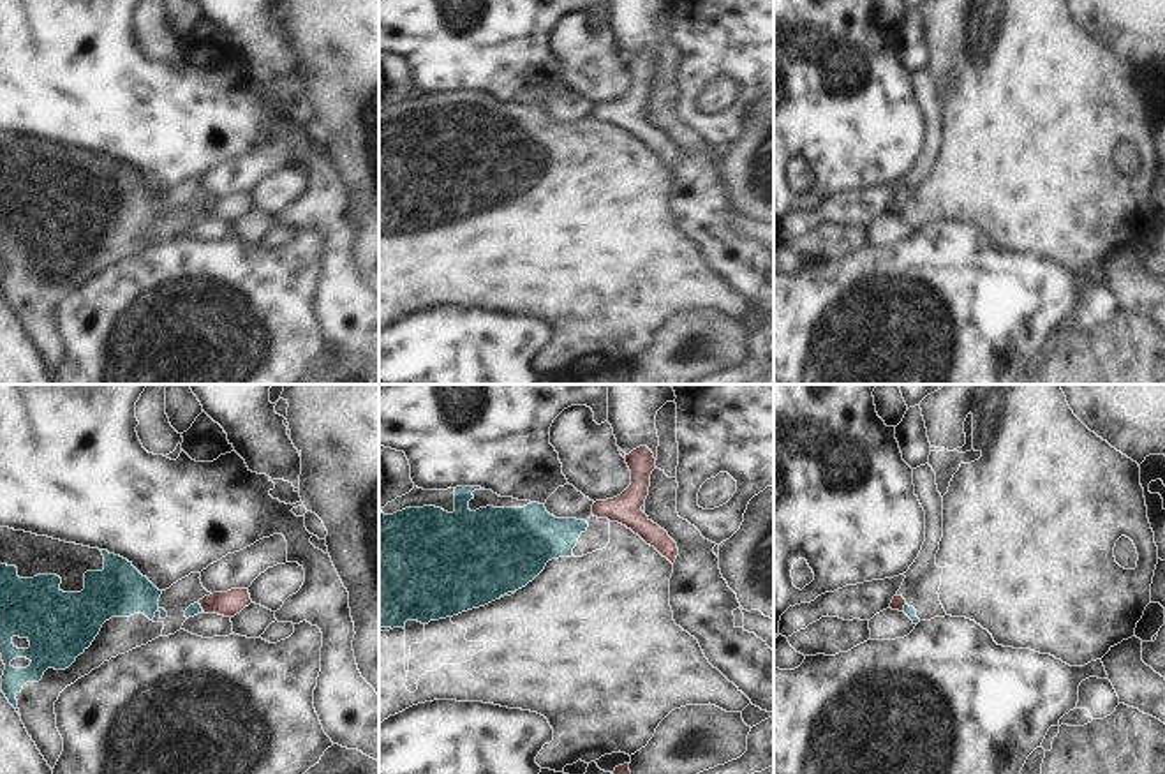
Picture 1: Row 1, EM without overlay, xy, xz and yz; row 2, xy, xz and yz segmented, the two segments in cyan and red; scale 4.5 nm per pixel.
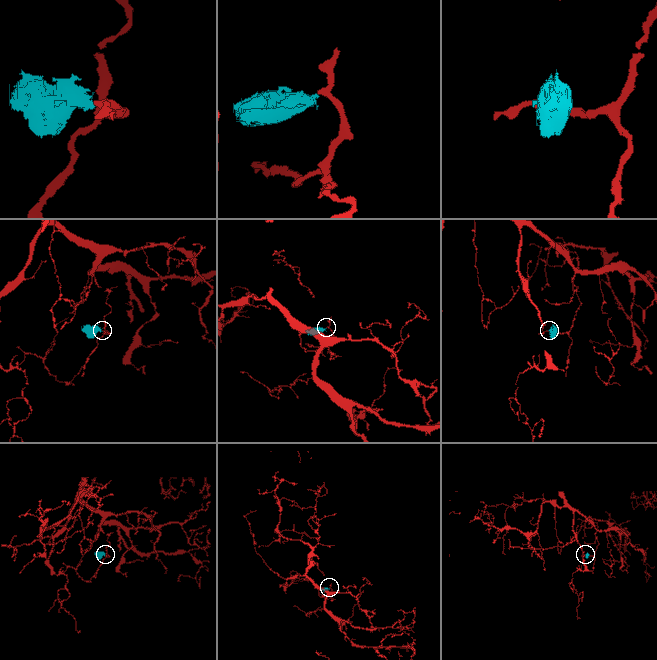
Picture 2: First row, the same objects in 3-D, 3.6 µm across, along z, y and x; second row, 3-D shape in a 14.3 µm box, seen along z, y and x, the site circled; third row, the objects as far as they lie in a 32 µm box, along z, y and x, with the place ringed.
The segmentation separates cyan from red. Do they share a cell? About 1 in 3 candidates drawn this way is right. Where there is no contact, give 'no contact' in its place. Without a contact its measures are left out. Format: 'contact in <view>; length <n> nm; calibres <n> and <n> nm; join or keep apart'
contact in xy; length 50 nm; calibres 50 and 120 nm; keep apart

